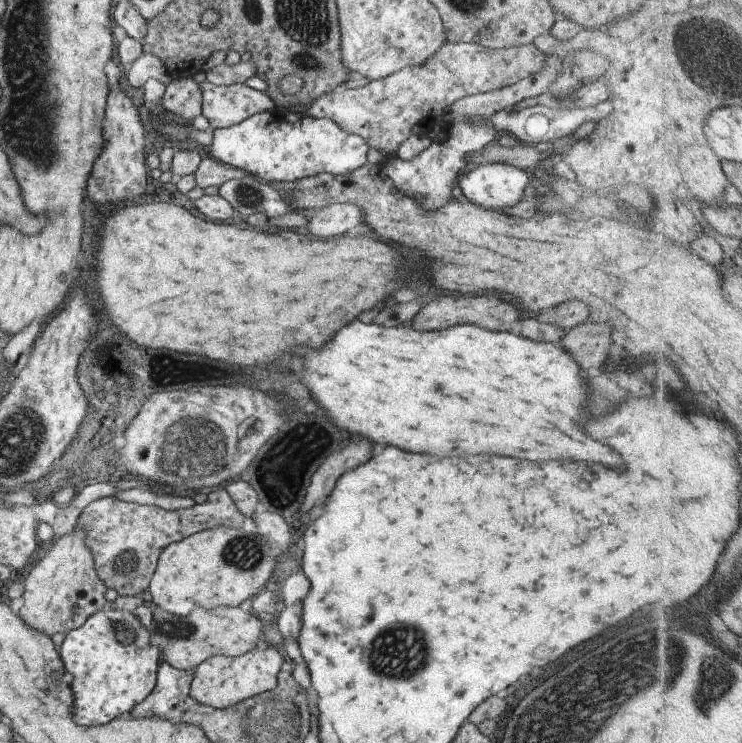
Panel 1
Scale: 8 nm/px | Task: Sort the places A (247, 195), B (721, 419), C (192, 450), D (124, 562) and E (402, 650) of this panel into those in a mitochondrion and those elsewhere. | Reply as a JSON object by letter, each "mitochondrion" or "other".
{"A":"mitochondrion","B":"other","C":"mitochondrion","D":"mitochondrion","E":"mitochondrion"}

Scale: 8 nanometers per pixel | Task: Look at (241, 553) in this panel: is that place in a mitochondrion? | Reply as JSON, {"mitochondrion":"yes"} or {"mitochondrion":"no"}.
{"mitochondrion":"yes"}

